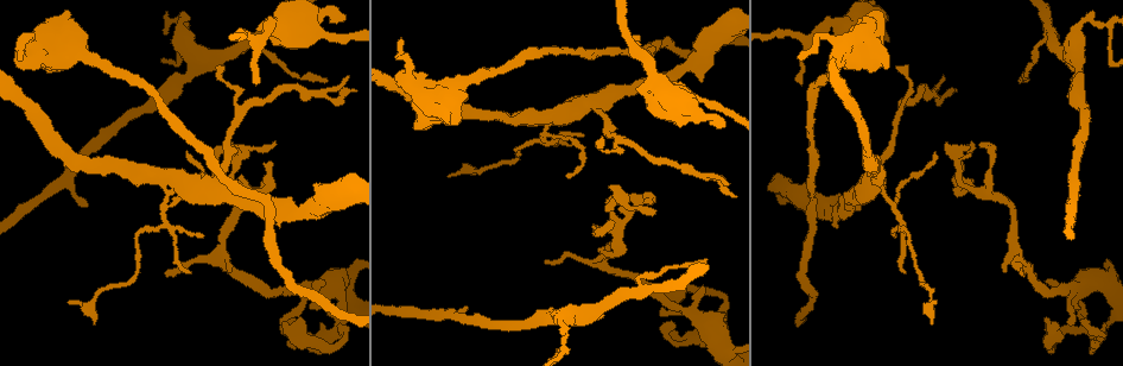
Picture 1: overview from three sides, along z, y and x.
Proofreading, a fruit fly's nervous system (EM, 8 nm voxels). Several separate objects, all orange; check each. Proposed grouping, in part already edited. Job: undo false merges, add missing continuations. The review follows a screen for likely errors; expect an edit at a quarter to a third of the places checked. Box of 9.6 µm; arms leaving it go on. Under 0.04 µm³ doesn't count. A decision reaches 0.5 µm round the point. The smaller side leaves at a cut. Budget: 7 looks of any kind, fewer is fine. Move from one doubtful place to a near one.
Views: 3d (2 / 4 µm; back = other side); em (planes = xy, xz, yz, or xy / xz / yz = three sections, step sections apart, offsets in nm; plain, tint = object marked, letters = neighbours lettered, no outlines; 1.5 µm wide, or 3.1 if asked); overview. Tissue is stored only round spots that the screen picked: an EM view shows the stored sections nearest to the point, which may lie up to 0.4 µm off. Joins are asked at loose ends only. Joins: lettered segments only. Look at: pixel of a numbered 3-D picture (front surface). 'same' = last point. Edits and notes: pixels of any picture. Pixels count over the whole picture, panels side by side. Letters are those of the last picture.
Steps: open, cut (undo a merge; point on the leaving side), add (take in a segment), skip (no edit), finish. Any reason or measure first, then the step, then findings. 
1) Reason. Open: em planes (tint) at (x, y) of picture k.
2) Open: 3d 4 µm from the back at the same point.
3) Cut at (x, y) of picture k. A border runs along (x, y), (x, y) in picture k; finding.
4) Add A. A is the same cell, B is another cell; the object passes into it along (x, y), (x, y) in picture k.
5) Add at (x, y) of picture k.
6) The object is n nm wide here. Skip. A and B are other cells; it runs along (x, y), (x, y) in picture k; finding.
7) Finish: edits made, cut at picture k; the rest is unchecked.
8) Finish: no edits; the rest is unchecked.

Branch stops here. Open: em planes (tint) at (271, 163) of picture 1.

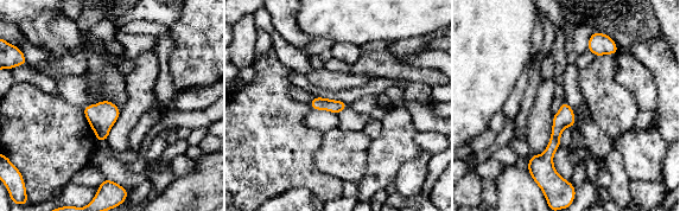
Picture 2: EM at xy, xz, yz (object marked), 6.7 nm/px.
See the neighbours. Open: em planes (letters) at the same point.

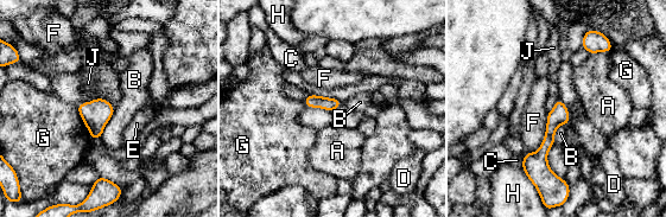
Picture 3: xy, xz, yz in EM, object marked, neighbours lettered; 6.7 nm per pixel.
The object is 90 nm wide here. Skip. A, B, C, D, E, F, G, H and J are other cells; it runs along (558, 103), (543, 151), (547, 174) in picture 3; no lettered segment goes on from it.

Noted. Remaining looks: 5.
Sudden change in width. Open: 3d 4 µm at (476, 78) of picture 1.

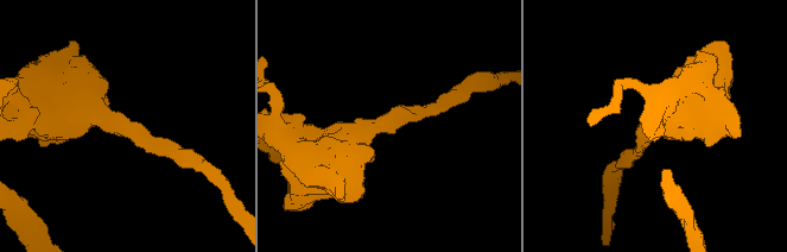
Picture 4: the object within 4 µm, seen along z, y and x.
The arms are 190, 420 nm wide; now the EM. Open: em planes (letters) at (387, 124) of picture 4.

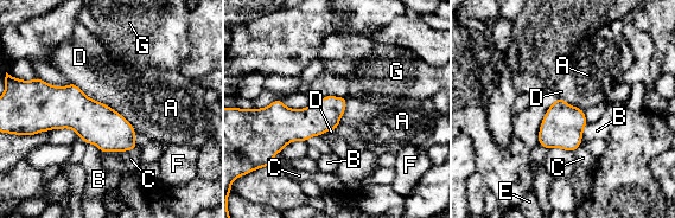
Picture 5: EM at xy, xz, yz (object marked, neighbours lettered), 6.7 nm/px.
The object is 200 nm wide here. Skip. A, B, C, D, E, F and G are other cells; a border runs along (348, 97), (344, 114), (333, 129) in picture 5; all the same neuron.

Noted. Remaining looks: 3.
Three arms meet. Open: em planes (letters) at (562, 347) of picture 1.

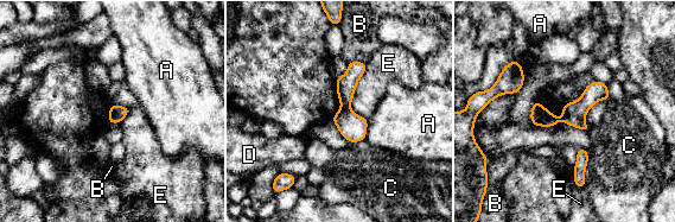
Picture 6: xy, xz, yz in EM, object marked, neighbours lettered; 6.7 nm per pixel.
Cut at (352, 127) of picture 6. A, B, C, D and E are other cells; a border runs along (342, 106), (349, 107) in picture 6; a second neuron is stuck on.

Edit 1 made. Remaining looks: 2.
Finish: edits made, cut at picture 6; the rest is unchecked.

